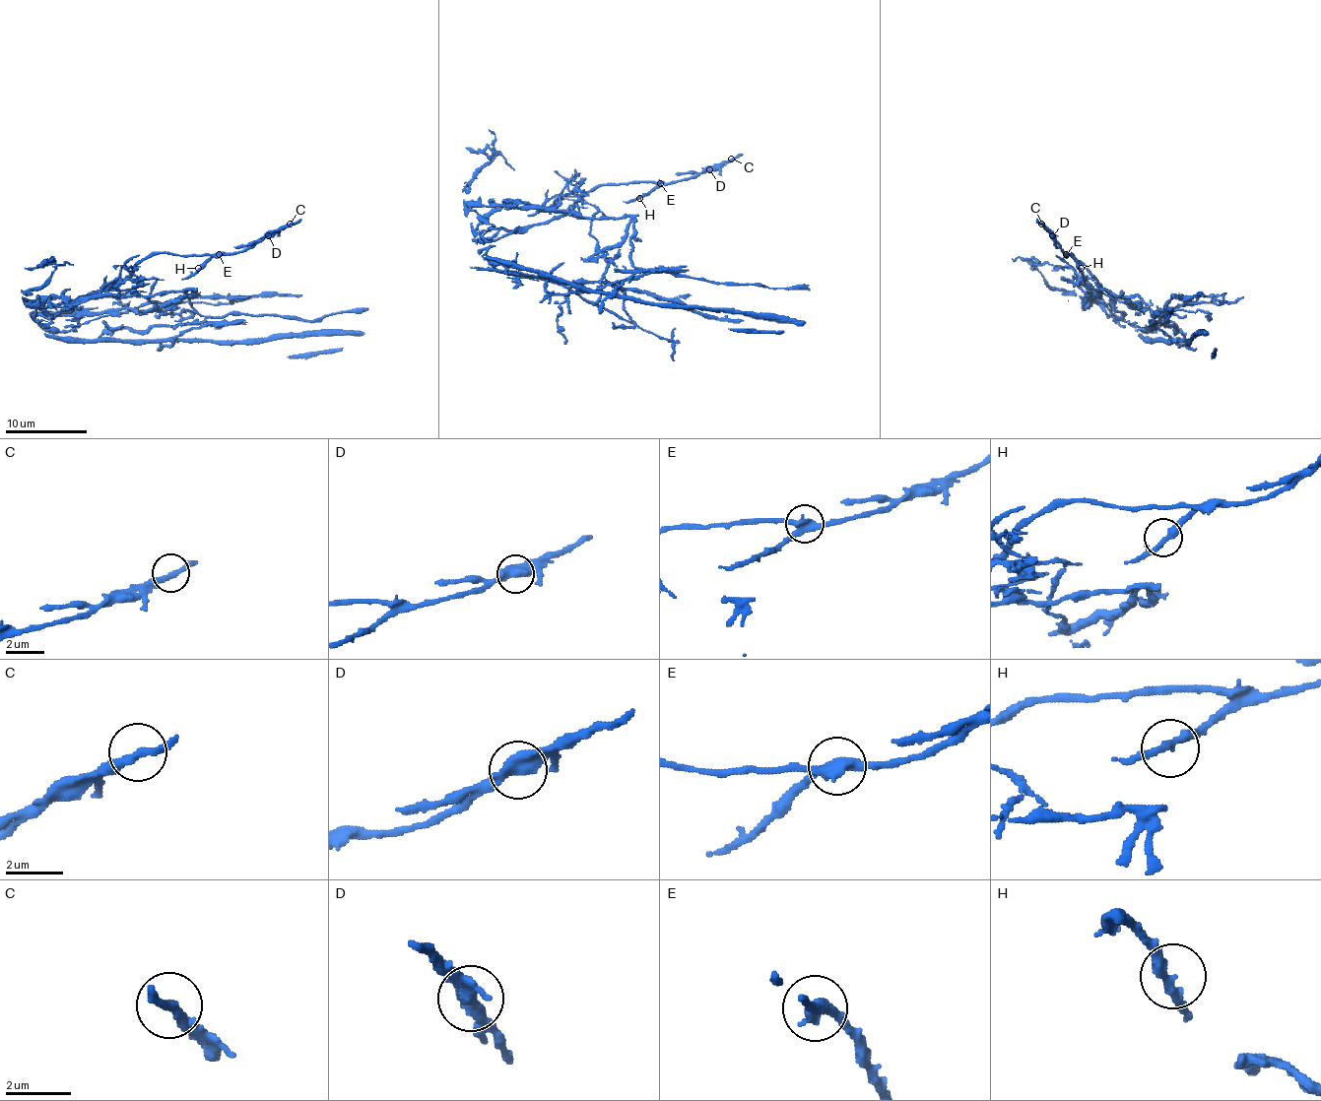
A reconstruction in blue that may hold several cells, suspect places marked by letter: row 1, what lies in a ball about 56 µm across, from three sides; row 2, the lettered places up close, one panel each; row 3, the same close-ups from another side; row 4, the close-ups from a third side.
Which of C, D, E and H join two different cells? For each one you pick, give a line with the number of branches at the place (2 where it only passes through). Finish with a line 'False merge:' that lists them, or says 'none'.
D: 2
E: 3
False merge: D, E

